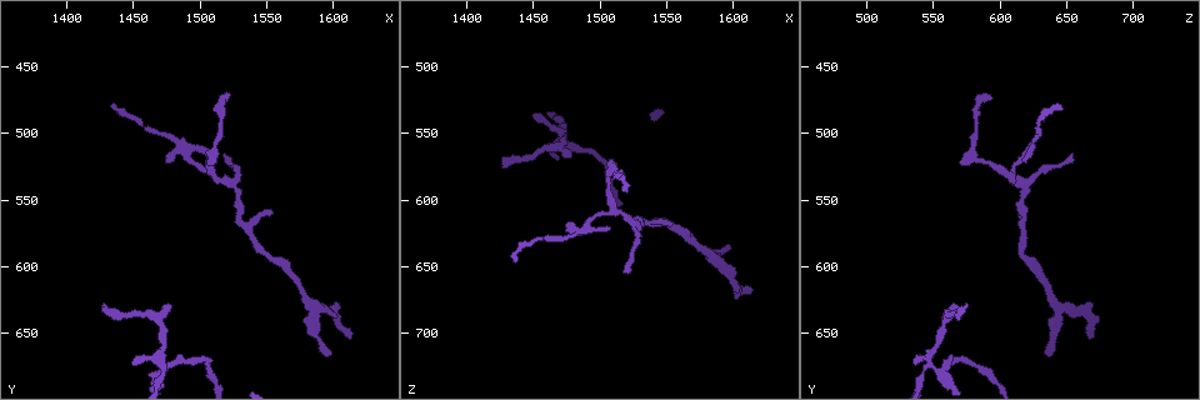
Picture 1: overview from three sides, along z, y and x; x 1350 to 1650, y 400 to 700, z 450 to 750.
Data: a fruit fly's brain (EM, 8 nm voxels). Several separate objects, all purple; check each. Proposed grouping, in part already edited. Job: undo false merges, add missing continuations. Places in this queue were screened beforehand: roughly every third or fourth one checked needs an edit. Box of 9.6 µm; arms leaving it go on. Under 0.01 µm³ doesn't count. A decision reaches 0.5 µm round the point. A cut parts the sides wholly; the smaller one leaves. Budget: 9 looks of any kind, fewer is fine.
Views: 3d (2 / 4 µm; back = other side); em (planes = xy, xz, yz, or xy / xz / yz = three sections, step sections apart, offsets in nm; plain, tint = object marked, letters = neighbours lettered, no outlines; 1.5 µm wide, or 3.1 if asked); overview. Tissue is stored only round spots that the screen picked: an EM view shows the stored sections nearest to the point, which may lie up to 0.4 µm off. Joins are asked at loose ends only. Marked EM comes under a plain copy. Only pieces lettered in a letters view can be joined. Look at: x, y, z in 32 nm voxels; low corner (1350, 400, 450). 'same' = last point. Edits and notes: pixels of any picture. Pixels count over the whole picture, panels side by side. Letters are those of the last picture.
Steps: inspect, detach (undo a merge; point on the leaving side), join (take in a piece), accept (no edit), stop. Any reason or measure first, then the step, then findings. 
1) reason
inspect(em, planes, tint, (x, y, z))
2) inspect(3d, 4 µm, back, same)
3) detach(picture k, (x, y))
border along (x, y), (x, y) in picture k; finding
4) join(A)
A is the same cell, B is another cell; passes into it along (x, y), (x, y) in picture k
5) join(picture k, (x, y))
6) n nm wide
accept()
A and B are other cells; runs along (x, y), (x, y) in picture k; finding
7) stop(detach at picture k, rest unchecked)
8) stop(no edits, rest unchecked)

free end
inspect(3d, 4 µm, (1432, 630, 574))

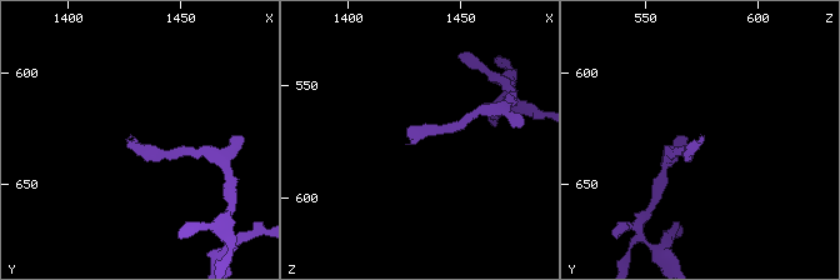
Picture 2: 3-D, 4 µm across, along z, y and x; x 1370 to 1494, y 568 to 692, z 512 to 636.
need the tissue
inspect(em, planes, letters, (1429, 630, 575))

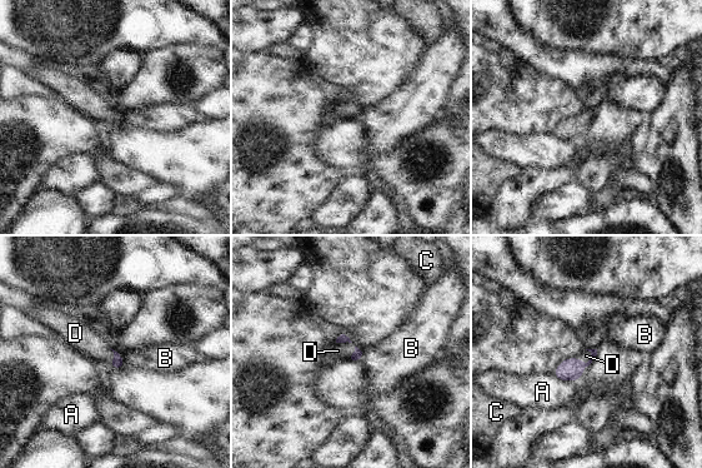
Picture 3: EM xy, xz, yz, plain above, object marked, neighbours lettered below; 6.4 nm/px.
join(D)
D is the same cell, A, B and C are other cells; passes into it along (571, 369), (587, 362), (586, 356) in picture 3; it goes on there

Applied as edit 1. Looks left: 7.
inspect(overview)

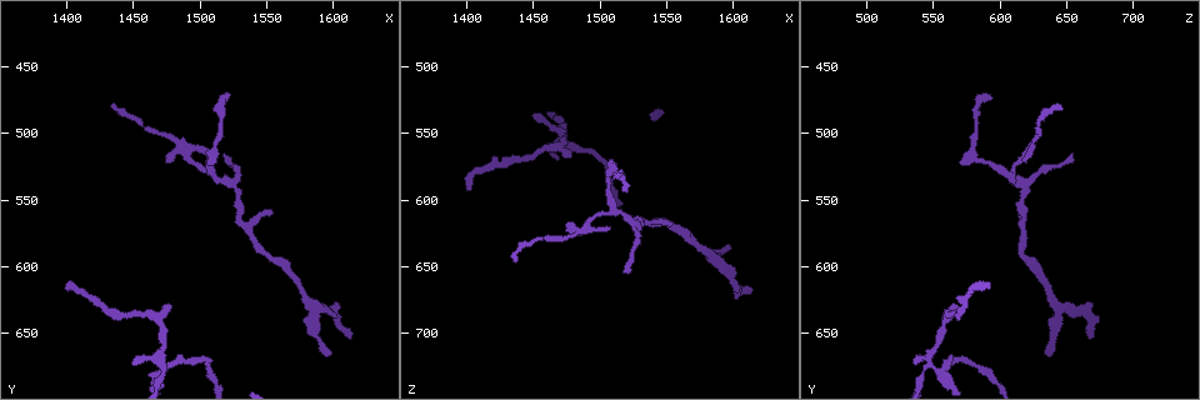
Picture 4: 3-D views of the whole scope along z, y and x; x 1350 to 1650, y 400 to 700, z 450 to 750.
thin end
inspect(em, planes, letters, (1554, 560, 620))

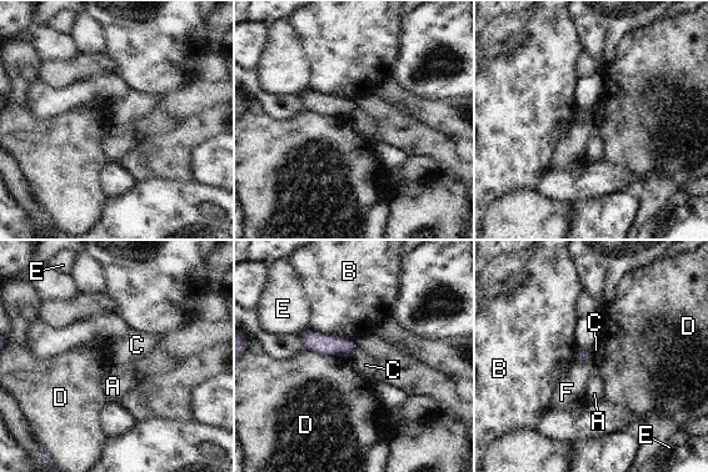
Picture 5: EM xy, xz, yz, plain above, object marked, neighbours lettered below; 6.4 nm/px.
B touches over 320 nm
accept()
A, B, C, D, E and F are other cells; border along (587, 350), (589, 360) in picture 5; none of them fits

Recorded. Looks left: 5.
free end
inspect(em, planes, letters, (1600, 664, 634))

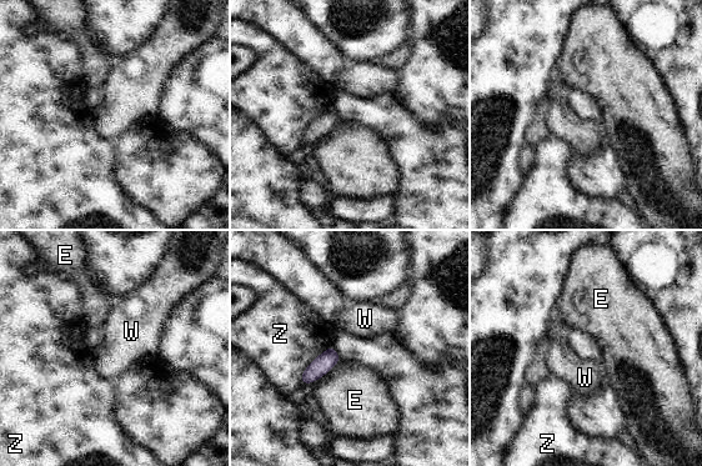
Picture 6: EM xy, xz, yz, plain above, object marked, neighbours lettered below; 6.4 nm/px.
accept()
E, W and Z are other cells; border along (340, 359), (315, 382) in picture 6; no lettered piece goes on from it

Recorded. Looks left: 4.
stop(join at picture 3, rest unchecked)

